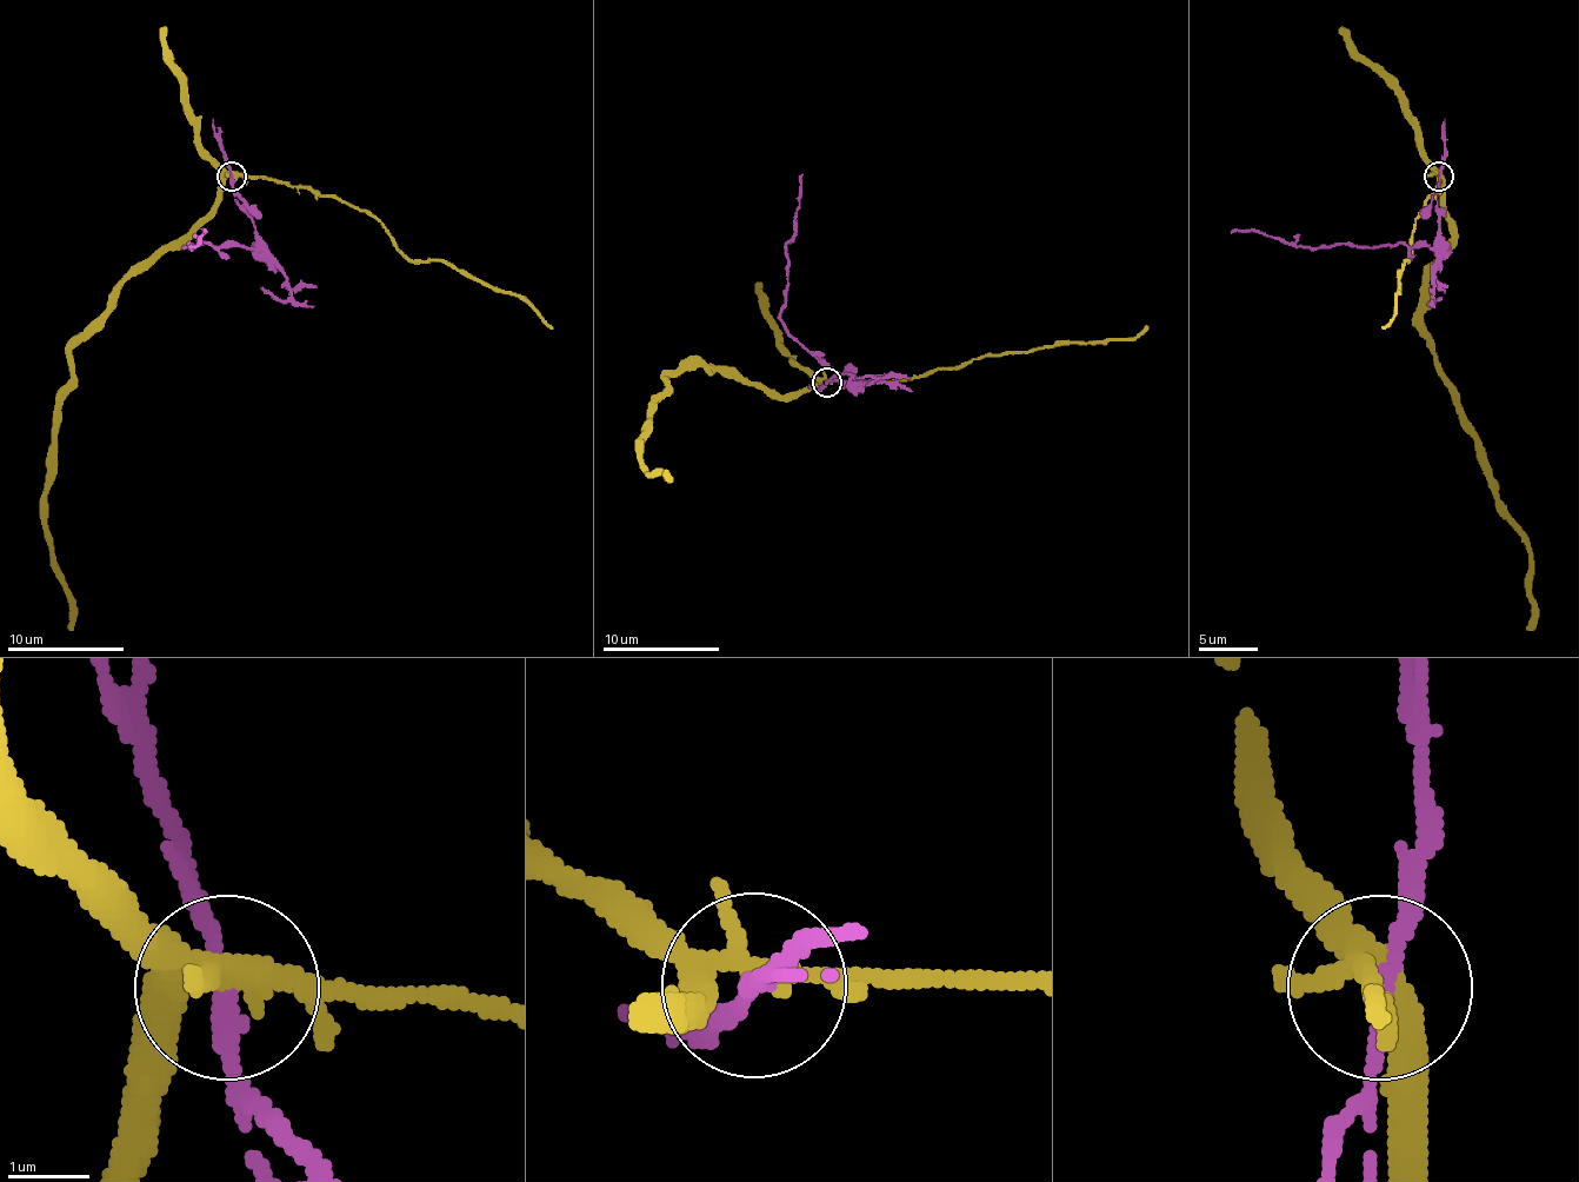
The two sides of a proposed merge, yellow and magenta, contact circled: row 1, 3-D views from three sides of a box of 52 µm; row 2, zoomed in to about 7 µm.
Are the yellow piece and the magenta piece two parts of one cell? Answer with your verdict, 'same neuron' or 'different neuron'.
different neuron

